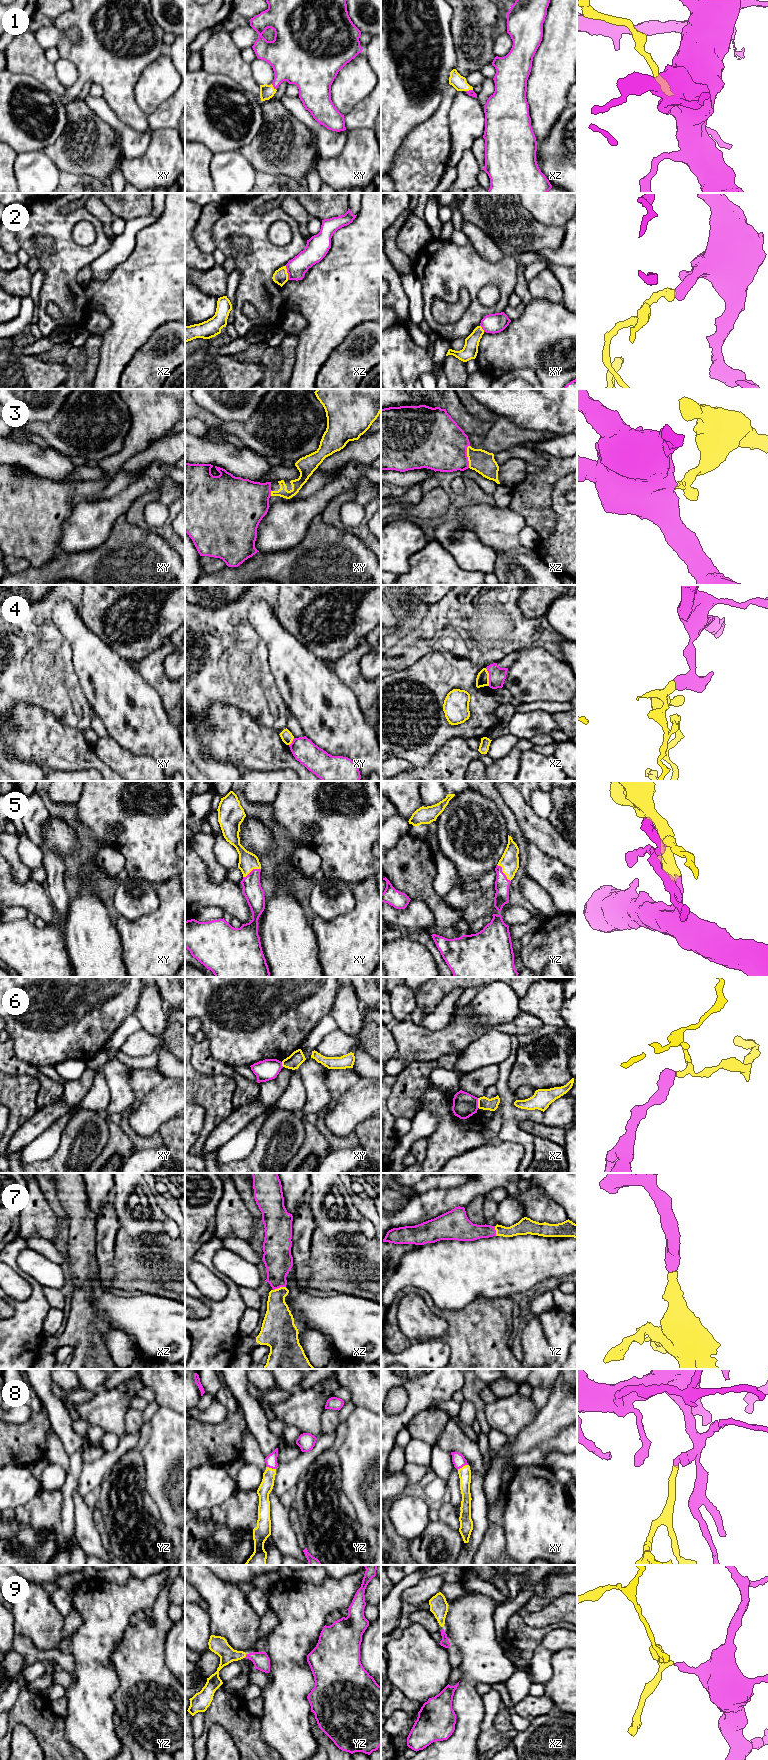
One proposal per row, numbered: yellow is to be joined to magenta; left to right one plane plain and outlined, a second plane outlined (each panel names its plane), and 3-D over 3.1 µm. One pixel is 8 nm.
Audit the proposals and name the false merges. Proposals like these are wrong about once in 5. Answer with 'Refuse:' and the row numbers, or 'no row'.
Refuse: 2, 4, 6

